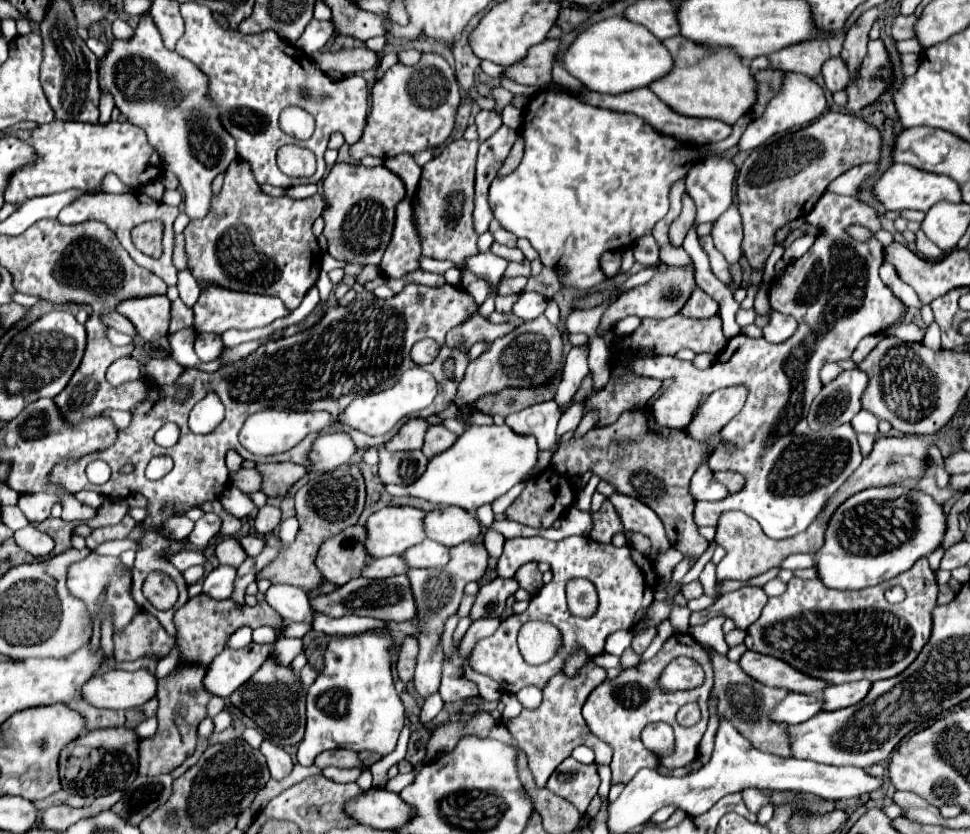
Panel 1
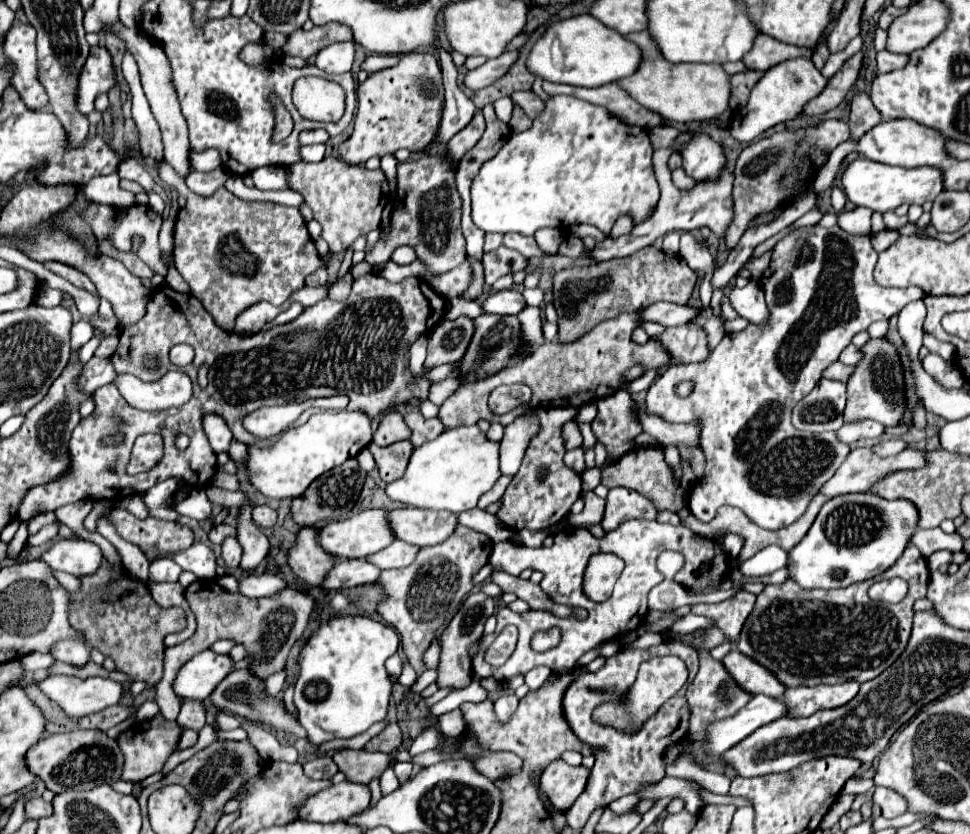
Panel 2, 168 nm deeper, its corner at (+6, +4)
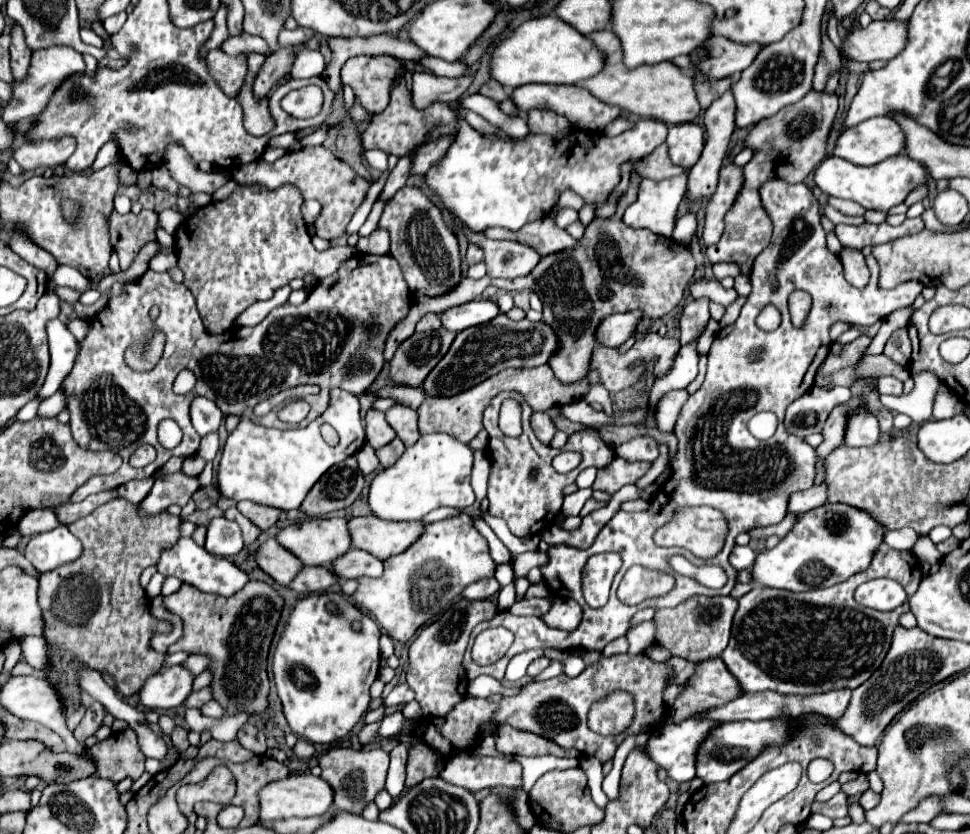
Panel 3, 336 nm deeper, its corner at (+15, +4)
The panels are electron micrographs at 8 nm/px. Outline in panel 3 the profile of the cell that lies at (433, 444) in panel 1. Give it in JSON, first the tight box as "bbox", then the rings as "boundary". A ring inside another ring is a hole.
{"bbox":[387,406,419,446],"boundary":[[[391,406],[387,412],[387,422],[395,428],[397,436],[403,440],[405,446],[415,444],[419,438],[419,428],[417,428],[417,412],[405,406]]]}

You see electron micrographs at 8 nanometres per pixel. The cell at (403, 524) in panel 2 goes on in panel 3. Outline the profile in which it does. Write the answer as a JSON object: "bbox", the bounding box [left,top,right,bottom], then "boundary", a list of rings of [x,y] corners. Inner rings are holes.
{"bbox":[349,516,423,560],"boundary":[[[375,516],[349,518],[351,548],[371,552],[379,560],[405,552],[423,532],[421,522],[385,522]]]}

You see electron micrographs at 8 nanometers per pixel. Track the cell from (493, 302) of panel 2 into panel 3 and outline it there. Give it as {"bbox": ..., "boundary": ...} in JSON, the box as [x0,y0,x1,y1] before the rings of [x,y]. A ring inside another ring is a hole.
{"bbox":[439,300,499,332],"boundary":[[[471,300],[467,304],[455,306],[445,310],[439,318],[445,330],[449,332],[461,332],[465,328],[477,326],[477,324],[485,324],[489,320],[493,320],[499,314],[499,308],[495,304],[495,300]]]}

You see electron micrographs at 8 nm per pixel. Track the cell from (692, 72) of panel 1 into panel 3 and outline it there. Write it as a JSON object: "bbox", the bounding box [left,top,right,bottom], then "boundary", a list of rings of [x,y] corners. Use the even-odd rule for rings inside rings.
{"bbox":[577,28,701,124],"boundary":[[[609,28],[591,32],[587,38],[593,40],[593,44],[597,44],[597,48],[603,52],[605,68],[597,76],[577,82],[577,86],[589,90],[601,102],[627,110],[631,114],[637,114],[639,118],[649,116],[665,124],[681,124],[681,122],[691,122],[699,116],[701,108],[699,108],[697,94],[693,88],[693,78],[683,74],[675,64],[671,64],[671,61],[627,68],[621,62],[621,44],[617,42],[617,36]]]}

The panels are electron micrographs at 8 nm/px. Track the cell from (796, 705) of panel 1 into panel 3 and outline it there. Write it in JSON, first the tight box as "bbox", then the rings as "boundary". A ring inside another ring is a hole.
{"bbox":[645,720,717,782],"boundary":[[[685,720],[681,724],[671,724],[667,728],[657,728],[653,730],[653,734],[649,736],[647,744],[645,744],[645,754],[661,768],[667,772],[667,776],[675,782],[689,782],[695,776],[695,756],[699,750],[699,744],[705,740],[705,736],[709,734],[709,730],[717,726],[717,722],[713,720]]]}

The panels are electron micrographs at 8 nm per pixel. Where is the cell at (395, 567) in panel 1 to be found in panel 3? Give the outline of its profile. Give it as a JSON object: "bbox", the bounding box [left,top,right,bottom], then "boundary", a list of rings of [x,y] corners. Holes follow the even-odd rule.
{"bbox":[289,568,341,594],"boundary":[[[303,568],[295,580],[289,584],[291,590],[297,594],[309,594],[309,592],[323,592],[329,590],[333,584],[341,582],[329,568]]]}

